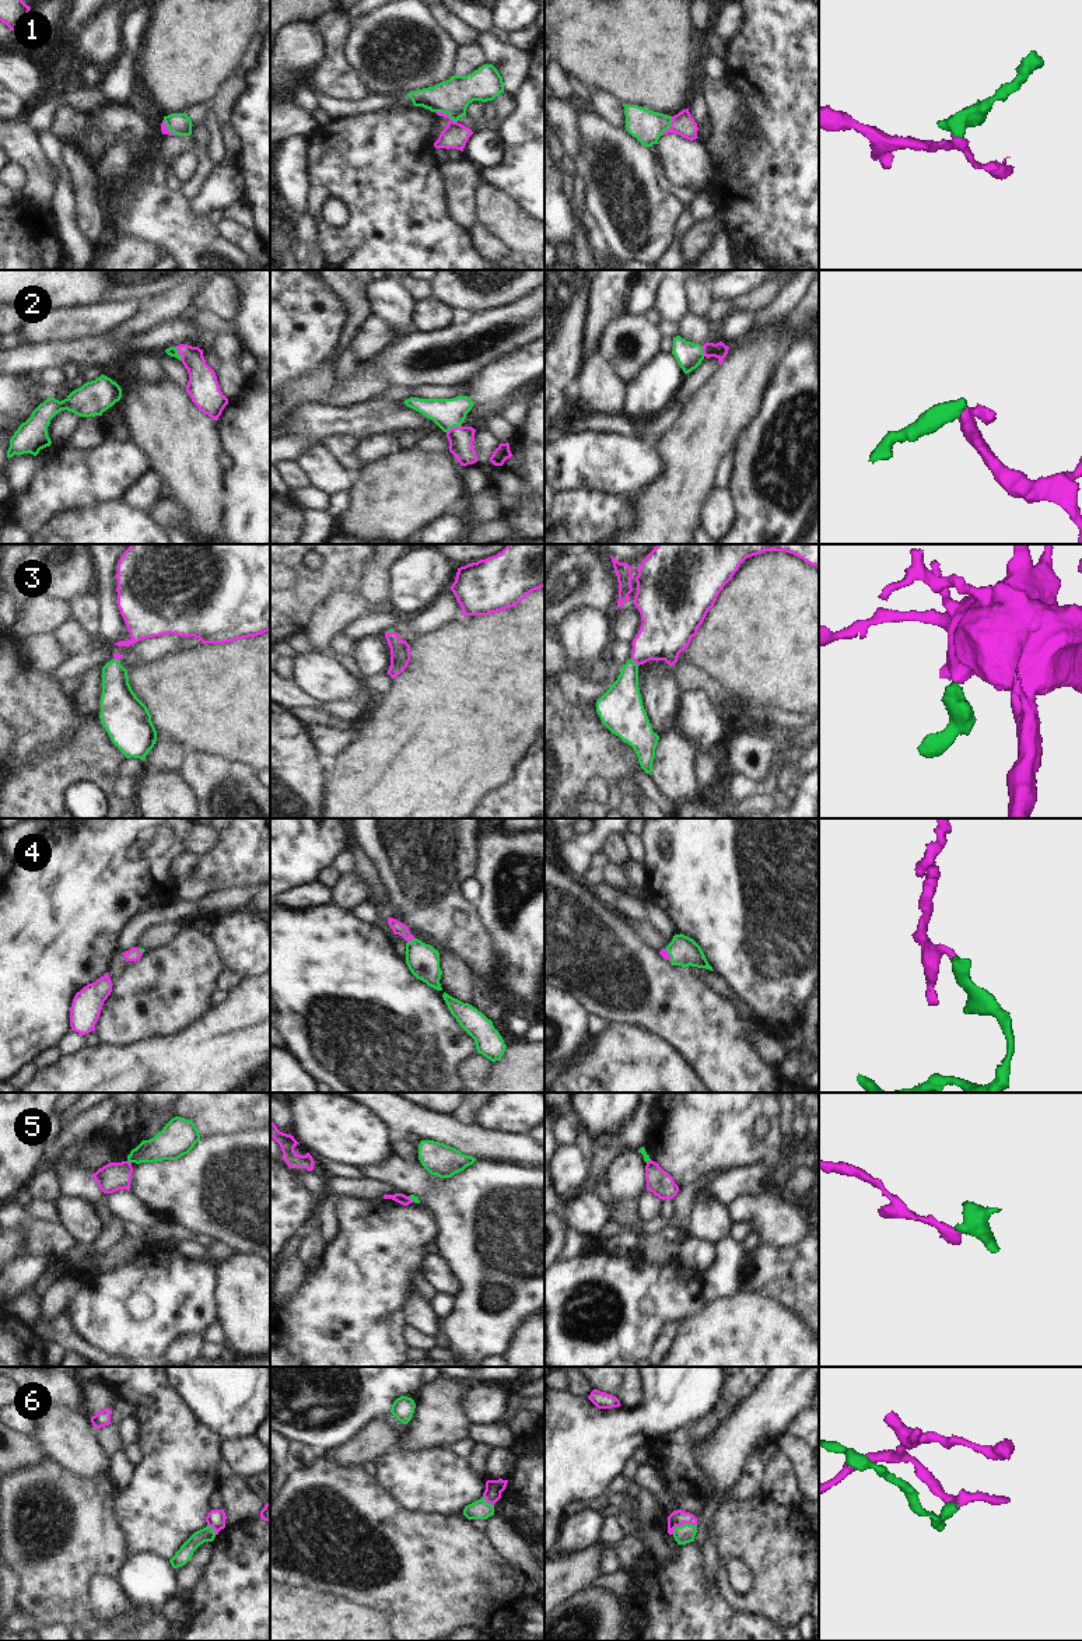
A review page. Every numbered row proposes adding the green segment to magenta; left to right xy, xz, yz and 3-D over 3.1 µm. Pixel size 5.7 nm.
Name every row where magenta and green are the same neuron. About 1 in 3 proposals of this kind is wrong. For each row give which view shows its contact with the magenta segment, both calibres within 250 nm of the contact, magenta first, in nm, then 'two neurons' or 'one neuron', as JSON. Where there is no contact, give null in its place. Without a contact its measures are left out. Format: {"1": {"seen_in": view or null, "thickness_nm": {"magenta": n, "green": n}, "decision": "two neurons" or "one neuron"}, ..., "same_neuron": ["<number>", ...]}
{"1": {"seen_in": "xz", "thickness_nm": {"magenta": 140, "green": 200}, "decision": "one neuron"}, "2": {"seen_in": "xy", "thickness_nm": {"magenta": 180, "green": 60}, "decision": "one neuron"}, "3": {"seen_in": "yz", "thickness_nm": {"magenta": 300, "green": 220}, "decision": "one neuron"}, "4": {"seen_in": "xz", "thickness_nm": {"magenta": 70, "green": 190}, "decision": "one neuron"}, "5": {"seen_in": "xy", "thickness_nm": {"magenta": 160, "green": 180}, "decision": "two neurons"}, "6": {"seen_in": "yz", "thickness_nm": {"magenta": 90, "green": 110}, "decision": "two neurons"}, "same_neuron": ["1", "2", "3", "4"]}

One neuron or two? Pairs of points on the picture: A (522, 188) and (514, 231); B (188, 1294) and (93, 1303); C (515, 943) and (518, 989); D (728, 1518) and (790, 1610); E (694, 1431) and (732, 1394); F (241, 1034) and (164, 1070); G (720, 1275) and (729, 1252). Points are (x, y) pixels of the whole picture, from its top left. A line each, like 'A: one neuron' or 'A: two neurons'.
A: two neurons
B: one neuron
C: one neuron
D: one neuron
E: one neuron
F: one neuron
G: one neuron

